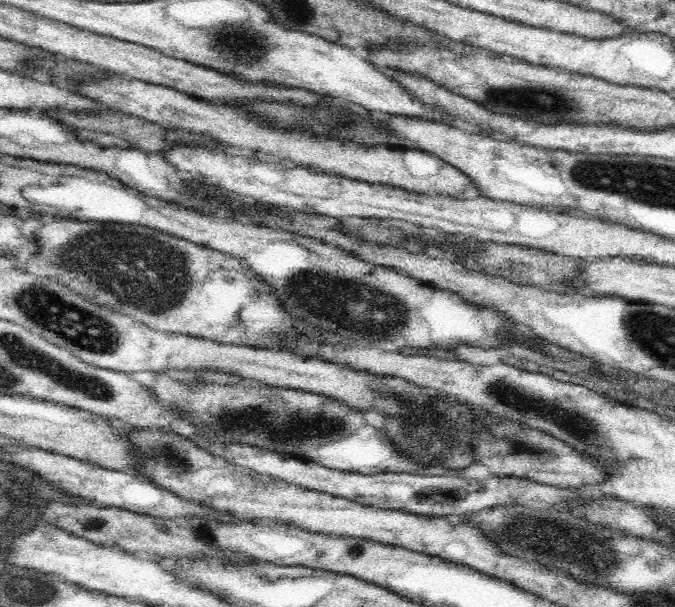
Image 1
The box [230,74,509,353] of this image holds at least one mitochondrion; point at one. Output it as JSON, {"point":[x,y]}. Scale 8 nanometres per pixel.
{"point":[337,297]}

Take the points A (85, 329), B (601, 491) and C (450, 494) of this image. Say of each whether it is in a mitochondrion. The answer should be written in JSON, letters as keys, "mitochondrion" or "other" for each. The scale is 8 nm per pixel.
{"A":"mitochondrion","B":"other","C":"mitochondrion"}

